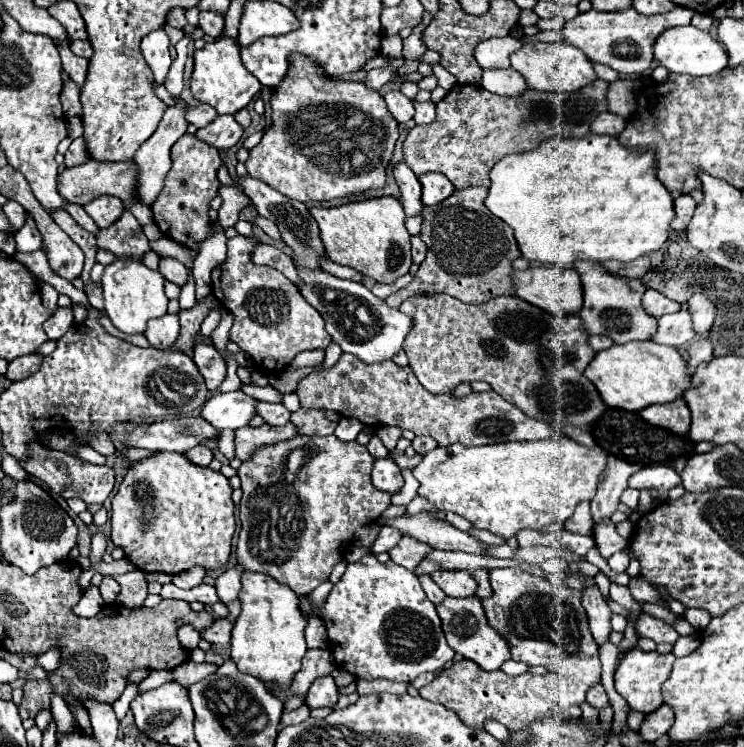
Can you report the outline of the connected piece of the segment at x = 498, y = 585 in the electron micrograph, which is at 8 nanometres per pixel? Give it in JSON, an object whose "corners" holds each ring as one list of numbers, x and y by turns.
{"corners":[[521,568,491,570,491,586,493,594,481,598,481,604,489,626,509,644,515,662,545,666,549,672,563,674,587,688,601,680,597,644,589,632,579,590,555,586,547,578,533,576]]}

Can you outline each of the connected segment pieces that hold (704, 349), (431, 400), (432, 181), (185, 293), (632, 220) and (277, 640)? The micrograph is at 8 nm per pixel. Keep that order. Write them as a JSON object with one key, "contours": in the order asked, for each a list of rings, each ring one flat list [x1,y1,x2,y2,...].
{"contours":[[[707,336,705,340,699,340,699,344,689,344,687,346,687,354,689,354,689,362,687,362,689,374,695,374,695,370,697,370,699,364,713,360,713,344,711,344,711,338]],[[341,354,341,358,329,368,321,372,313,372,305,376,299,384,295,394,299,396,301,408,323,408,333,410,345,418,357,418,365,426,377,428,377,426,397,426,403,430,415,432,415,436,431,436,439,442,439,446,449,446,453,442,461,442,465,446,481,446,481,444,495,444,495,442,511,442,511,440,541,440,555,434,555,430,547,422,533,420,525,416,517,406,507,404,497,392,471,392,463,398,455,398,453,394,431,394,427,392,415,378,413,370,401,368,393,364,391,360,385,360,381,364,365,364,357,360,357,356]],[[427,172,419,178,419,182,423,186,423,204,425,206,443,202,455,190,455,186,441,172]],[[189,270,189,284,185,284,185,288,181,288,179,294,179,308,193,308,195,306,195,288,193,288,193,278,191,278,191,270]],[[591,134,585,140,545,140,533,152,505,156,491,170,491,186,485,206,515,230,521,256,545,266,571,268,577,260,619,260,631,262,659,250,669,238,669,224,675,218,673,198,657,180,653,154,637,154,625,148,615,136]],[[245,572,241,582,241,614,235,620,231,636,231,660,237,664,239,672,259,678,269,692,275,688,287,690,307,652,303,636,307,618,299,610,297,594,285,588,285,584,277,584,273,578,253,572]]]}

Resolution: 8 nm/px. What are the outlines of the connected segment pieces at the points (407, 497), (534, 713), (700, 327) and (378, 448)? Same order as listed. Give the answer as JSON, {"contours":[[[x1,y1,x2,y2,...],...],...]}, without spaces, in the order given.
{"contours":[[[405,470,405,472,403,472,403,478,405,478,405,486,403,486,403,490,401,490,395,498,391,498,393,504,409,504,409,502,417,496,419,482,413,478,411,470]],[[469,660,455,662,449,670,443,670,439,676,435,676,433,682,419,688,419,694,425,700,441,702,447,708,453,708,453,712,457,712,457,716,461,716,461,720,473,728,483,728,483,722,493,718,509,730,525,728,525,724,531,724,533,720,551,716,547,712,547,692,549,688,545,676,525,672,521,676,511,678,501,670,485,672]],[[693,294,687,304,689,304,689,314,693,318,695,332,697,334,709,332,709,328,713,326,713,320,715,320,713,300,709,300,705,294]],[[371,436,371,442,367,444,367,450,373,458,387,458,389,456,389,450,383,446,383,442,379,440,379,436]]]}

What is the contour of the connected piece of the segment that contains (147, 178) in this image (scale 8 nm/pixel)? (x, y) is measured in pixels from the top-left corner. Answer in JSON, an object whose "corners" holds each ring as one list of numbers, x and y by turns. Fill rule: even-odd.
{"corners":[[177,98,177,106,169,106,167,112,163,114,157,130,153,132,153,136,149,140,143,142,143,146,135,152,133,162,137,166,137,198,141,198,143,204,151,206,155,202,155,198,159,196,159,192,165,186,165,176,171,168,171,146,187,132,187,120,185,120,185,102,181,98]]}

